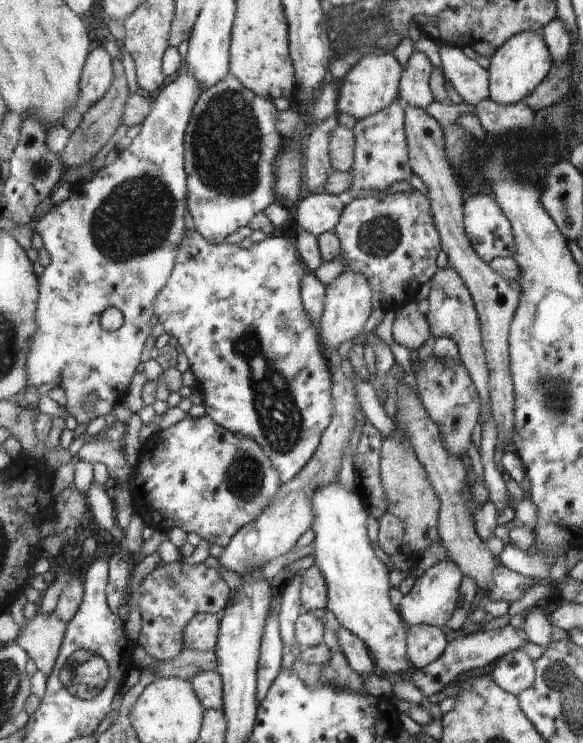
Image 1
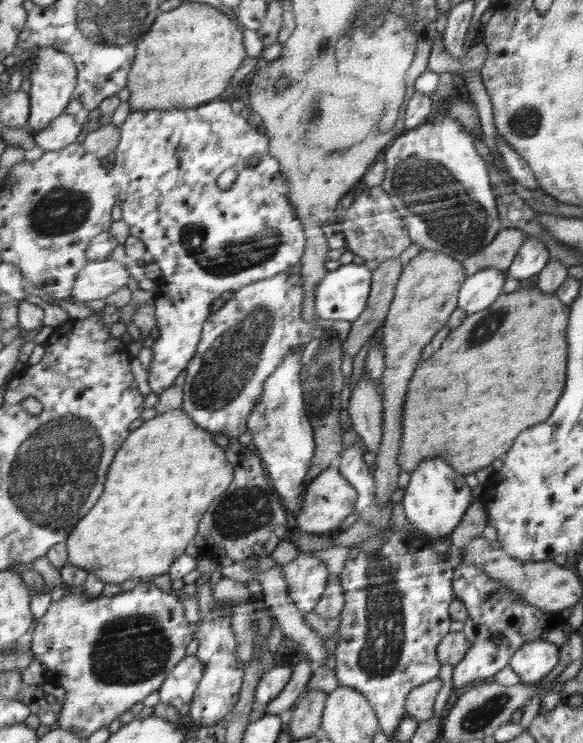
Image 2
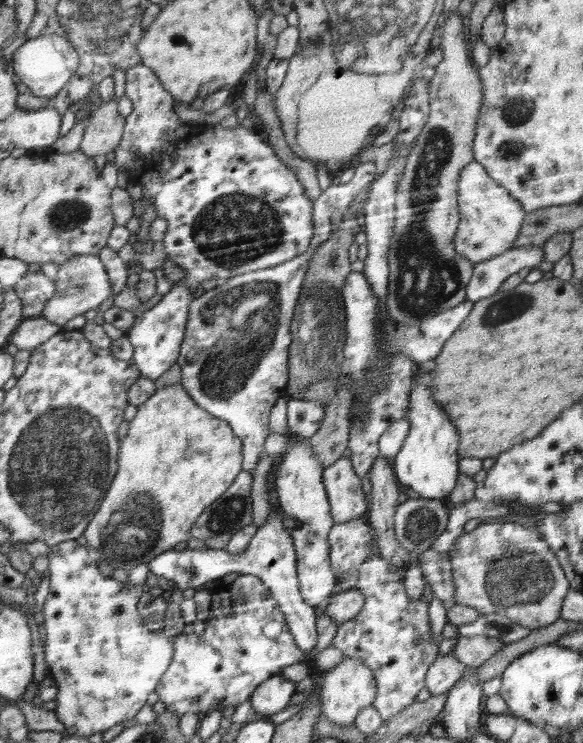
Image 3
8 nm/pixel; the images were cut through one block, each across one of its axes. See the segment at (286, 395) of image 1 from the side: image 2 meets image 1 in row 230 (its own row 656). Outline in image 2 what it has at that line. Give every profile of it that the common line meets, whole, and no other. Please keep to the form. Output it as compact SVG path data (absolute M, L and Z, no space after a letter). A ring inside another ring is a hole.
M187 656L163 684L159 691L161 701L175 706L183 715L190 716L202 678L203 663L200 662L200 657Z

